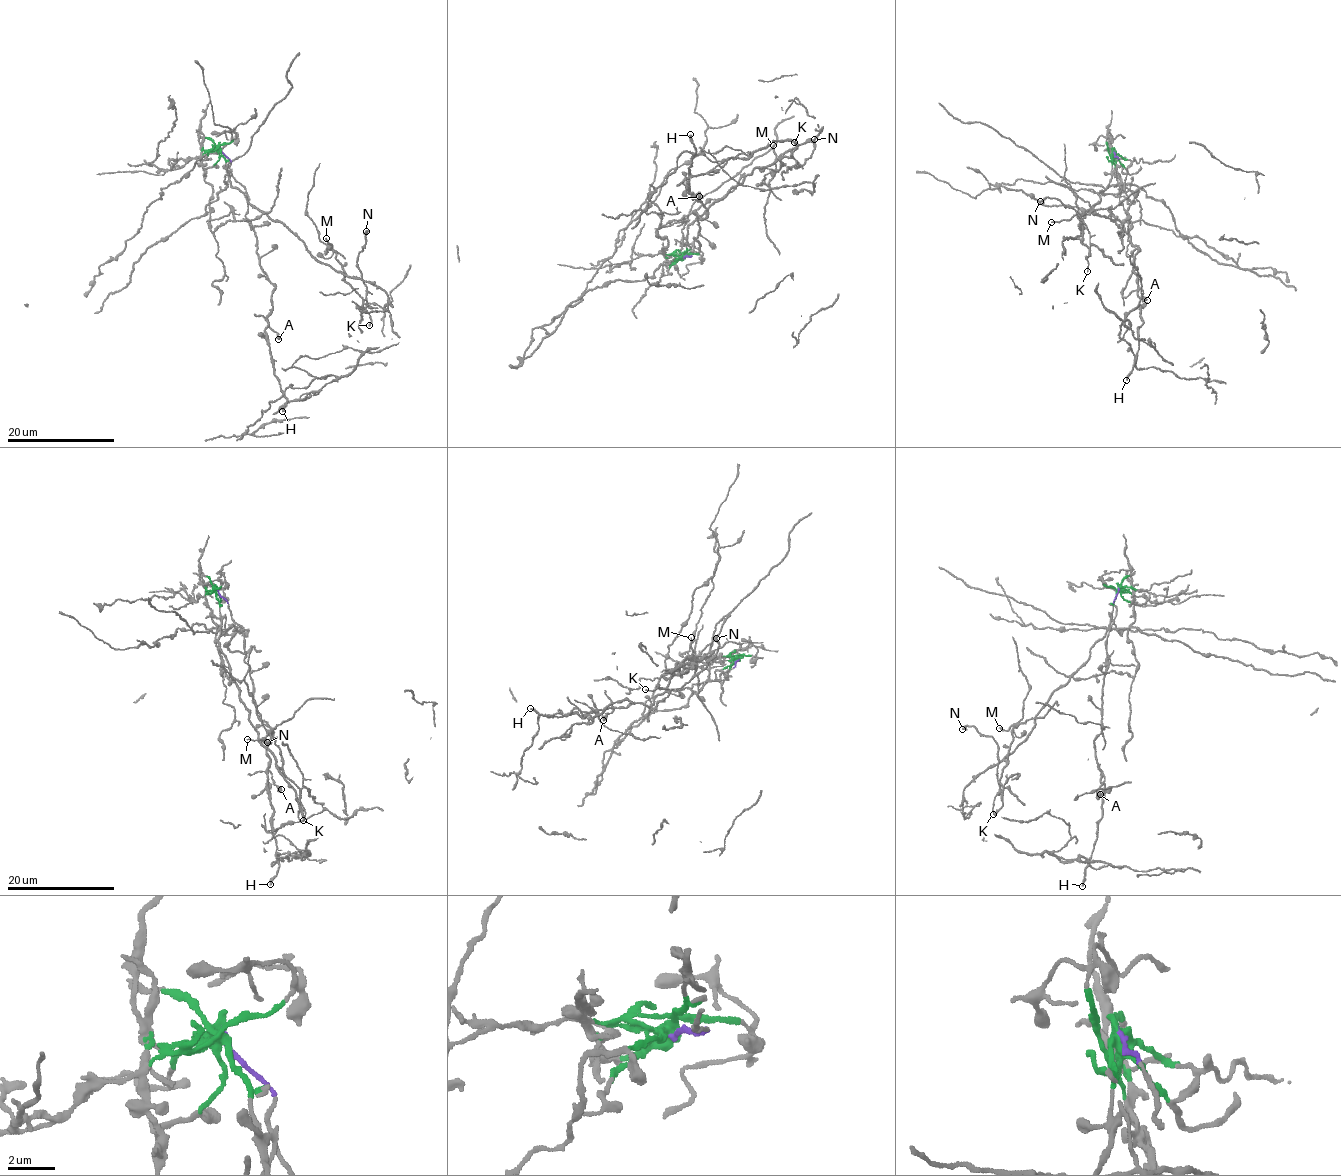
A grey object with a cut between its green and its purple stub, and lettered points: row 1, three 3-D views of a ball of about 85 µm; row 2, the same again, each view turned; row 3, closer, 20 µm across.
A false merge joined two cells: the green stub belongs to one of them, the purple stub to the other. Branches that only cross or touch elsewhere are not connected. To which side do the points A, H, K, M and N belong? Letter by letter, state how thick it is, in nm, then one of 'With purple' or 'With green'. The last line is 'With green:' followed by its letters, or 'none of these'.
A: Thickness 500 nm. With purple
H: Thickness 280 nm. With purple
K: Thickness 150 nm. With green
M: Thickness 150 nm. With green
N: Thickness 280 nm. With green
With green: K, M, N

